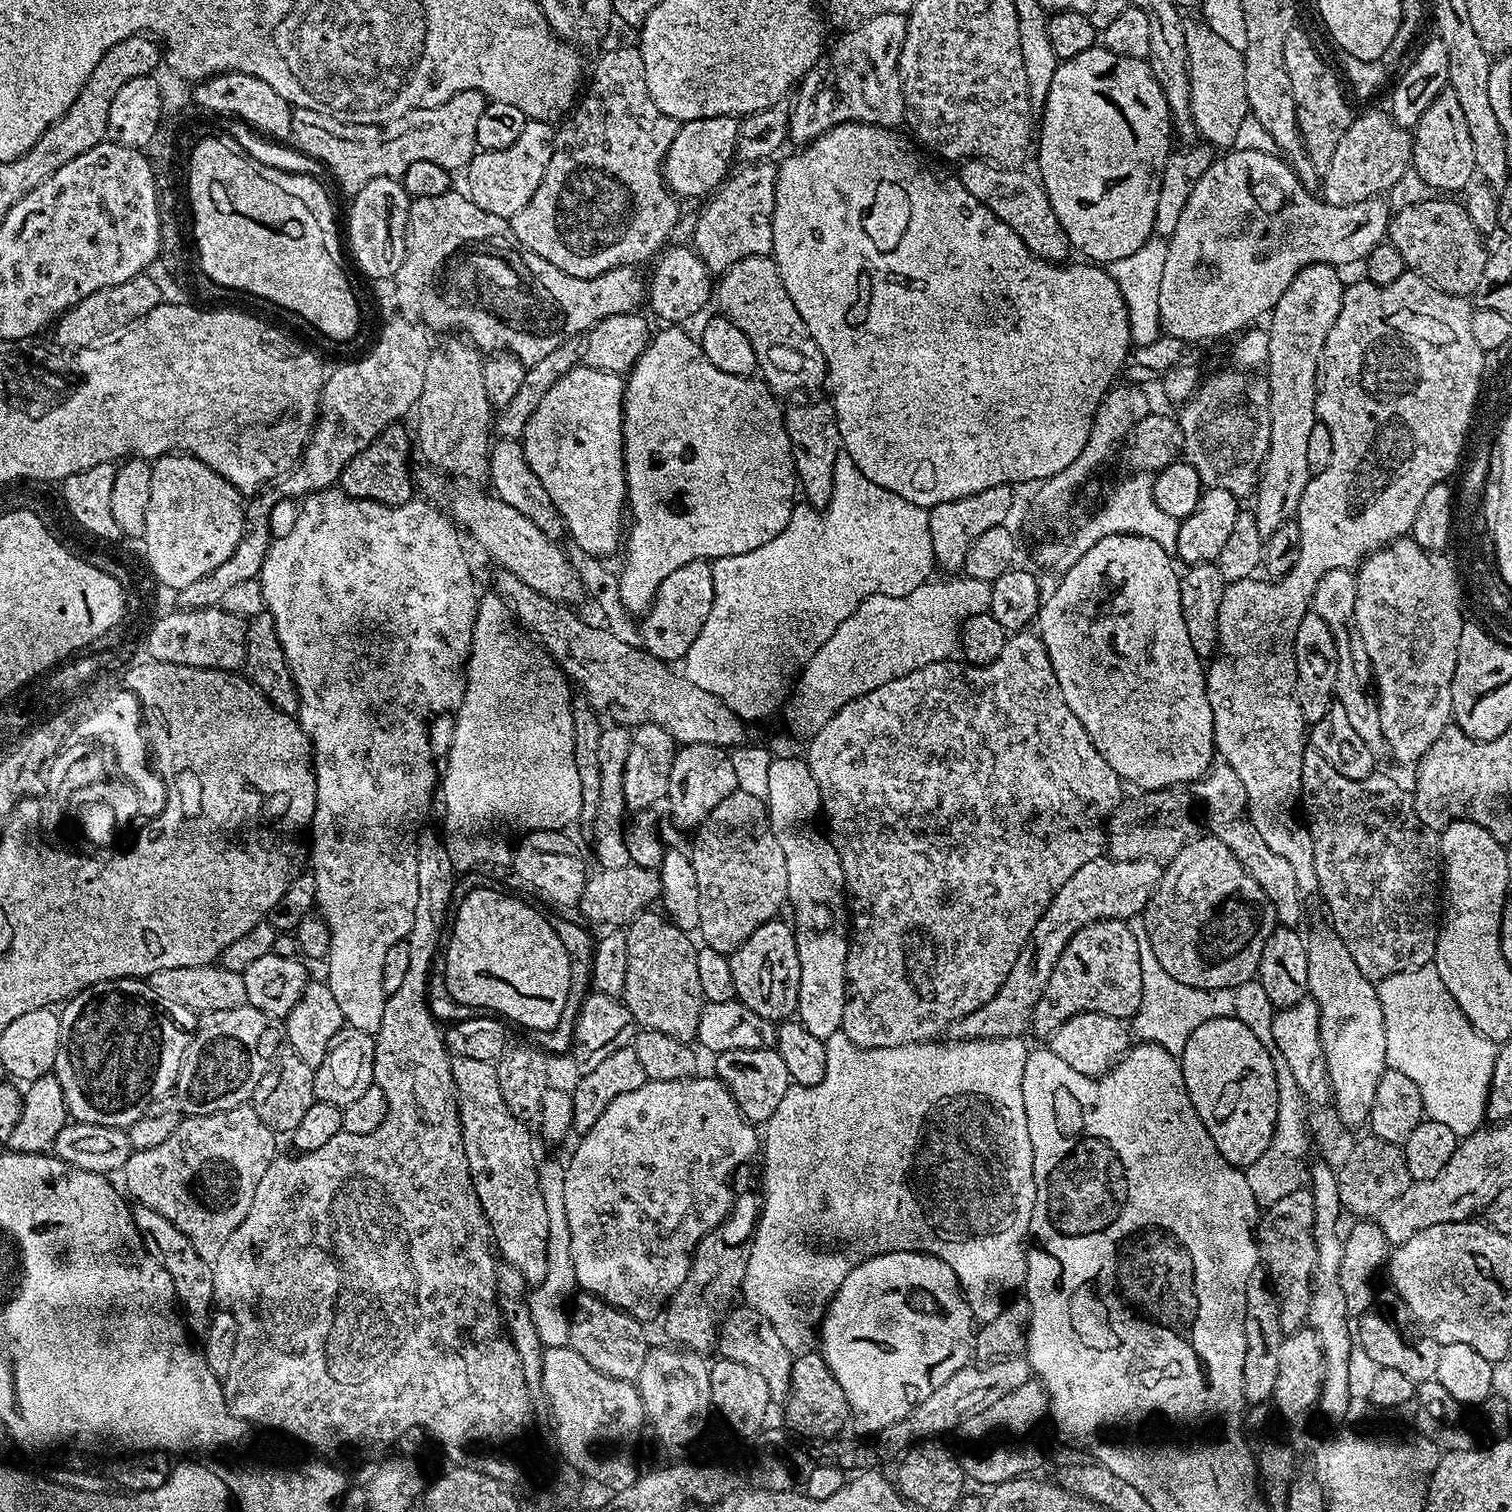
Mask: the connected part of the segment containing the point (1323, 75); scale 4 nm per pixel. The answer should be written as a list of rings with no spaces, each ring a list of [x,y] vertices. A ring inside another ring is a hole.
[[[1294,26],[1290,34],[1286,34],[1284,57],[1286,70],[1292,76],[1292,93],[1296,103],[1300,136],[1304,140],[1304,149],[1308,152],[1310,162],[1314,164],[1317,172],[1323,174],[1328,171],[1334,158],[1334,150],[1338,150],[1338,142],[1342,142],[1342,134],[1346,134],[1346,130],[1352,124],[1354,112],[1348,109],[1349,97],[1338,76],[1336,81],[1335,74],[1328,69],[1327,62],[1315,52],[1315,48],[1315,42],[1300,29],[1300,26]]]

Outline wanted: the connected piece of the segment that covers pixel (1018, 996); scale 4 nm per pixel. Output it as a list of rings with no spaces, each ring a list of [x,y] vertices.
[[[1107,854],[1086,862],[1082,870],[1074,870],[1074,874],[1062,882],[1042,918],[1038,918],[998,994],[994,994],[986,1006],[949,1024],[947,1035],[952,1035],[949,1037],[956,1042],[1023,1037],[1023,1032],[1033,1023],[1038,1002],[1044,997],[1046,982],[1050,982],[1050,974],[1054,974],[1054,966],[1062,950],[1066,950],[1066,942],[1070,942],[1078,930],[1099,920],[1126,922],[1131,916],[1140,916],[1160,881],[1161,871],[1161,865],[1155,860],[1113,860]]]

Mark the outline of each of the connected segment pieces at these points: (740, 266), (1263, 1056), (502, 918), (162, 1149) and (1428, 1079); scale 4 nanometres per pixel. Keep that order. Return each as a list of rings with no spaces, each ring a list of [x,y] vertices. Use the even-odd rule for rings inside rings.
[[[771,255],[742,259],[730,266],[719,280],[714,288],[715,303],[716,300],[720,303],[719,311],[738,330],[742,330],[754,348],[759,375],[772,395],[777,398],[804,398],[819,393],[816,391],[820,383],[826,380],[826,361],[810,330],[806,330],[802,314],[798,314],[790,294],[786,294],[775,259]]]
[[[1231,1015],[1202,1022],[1202,1026],[1198,1026],[1198,1030],[1186,1038],[1186,1046],[1178,1054],[1182,1078],[1202,1126],[1206,1126],[1210,1138],[1214,1138],[1214,1146],[1218,1146],[1222,1158],[1241,1170],[1248,1169],[1254,1162],[1258,1162],[1258,1158],[1262,1158],[1262,1154],[1266,1154],[1266,1146],[1270,1146],[1276,1119],[1282,1110],[1280,1088],[1276,1085],[1277,1061],[1270,1050],[1268,1053],[1268,1049],[1248,1026]]]
[[[476,888],[454,908],[450,935],[446,943],[446,986],[448,992],[468,1010],[487,1010],[505,1021],[525,1024],[536,1032],[551,1033],[565,1009],[570,990],[571,958],[551,928],[548,916],[531,908],[516,896],[507,896],[496,888]]]
[[[251,1103],[239,1104],[234,1110],[215,1112],[205,1116],[184,1116],[180,1125],[158,1146],[150,1146],[150,1150],[133,1150],[124,1164],[122,1177],[123,1187],[128,1187],[127,1195],[137,1205],[158,1210],[190,1242],[201,1254],[214,1254],[242,1226],[242,1218],[250,1210],[250,1202],[254,1202],[254,1190],[258,1190],[258,1182],[262,1182],[262,1174],[270,1166],[270,1162],[278,1155],[276,1149],[277,1133],[268,1129],[255,1114]]]
[[[1434,966],[1396,973],[1381,981],[1376,993],[1384,1019],[1387,1067],[1391,1071],[1406,1074],[1406,1078],[1410,1078],[1410,1082],[1418,1086],[1418,1094],[1422,1094],[1422,1106],[1427,1119],[1448,1126],[1458,1138],[1469,1136],[1483,1121],[1480,1119],[1485,1119],[1486,1116],[1488,1087],[1492,1084],[1497,1045],[1491,1040],[1485,1040],[1480,1033],[1473,1030],[1459,1008],[1444,1008],[1444,983],[1438,978],[1438,970]]]

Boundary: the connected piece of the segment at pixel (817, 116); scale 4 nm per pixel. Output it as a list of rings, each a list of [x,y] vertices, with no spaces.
[[[880,14],[859,28],[845,31],[832,53],[831,48],[827,53],[820,84],[811,84],[808,78],[800,81],[800,94],[788,117],[788,140],[807,146],[839,124],[876,124],[891,129],[903,125],[906,109],[900,85],[900,51],[906,42],[907,25],[905,14]]]

